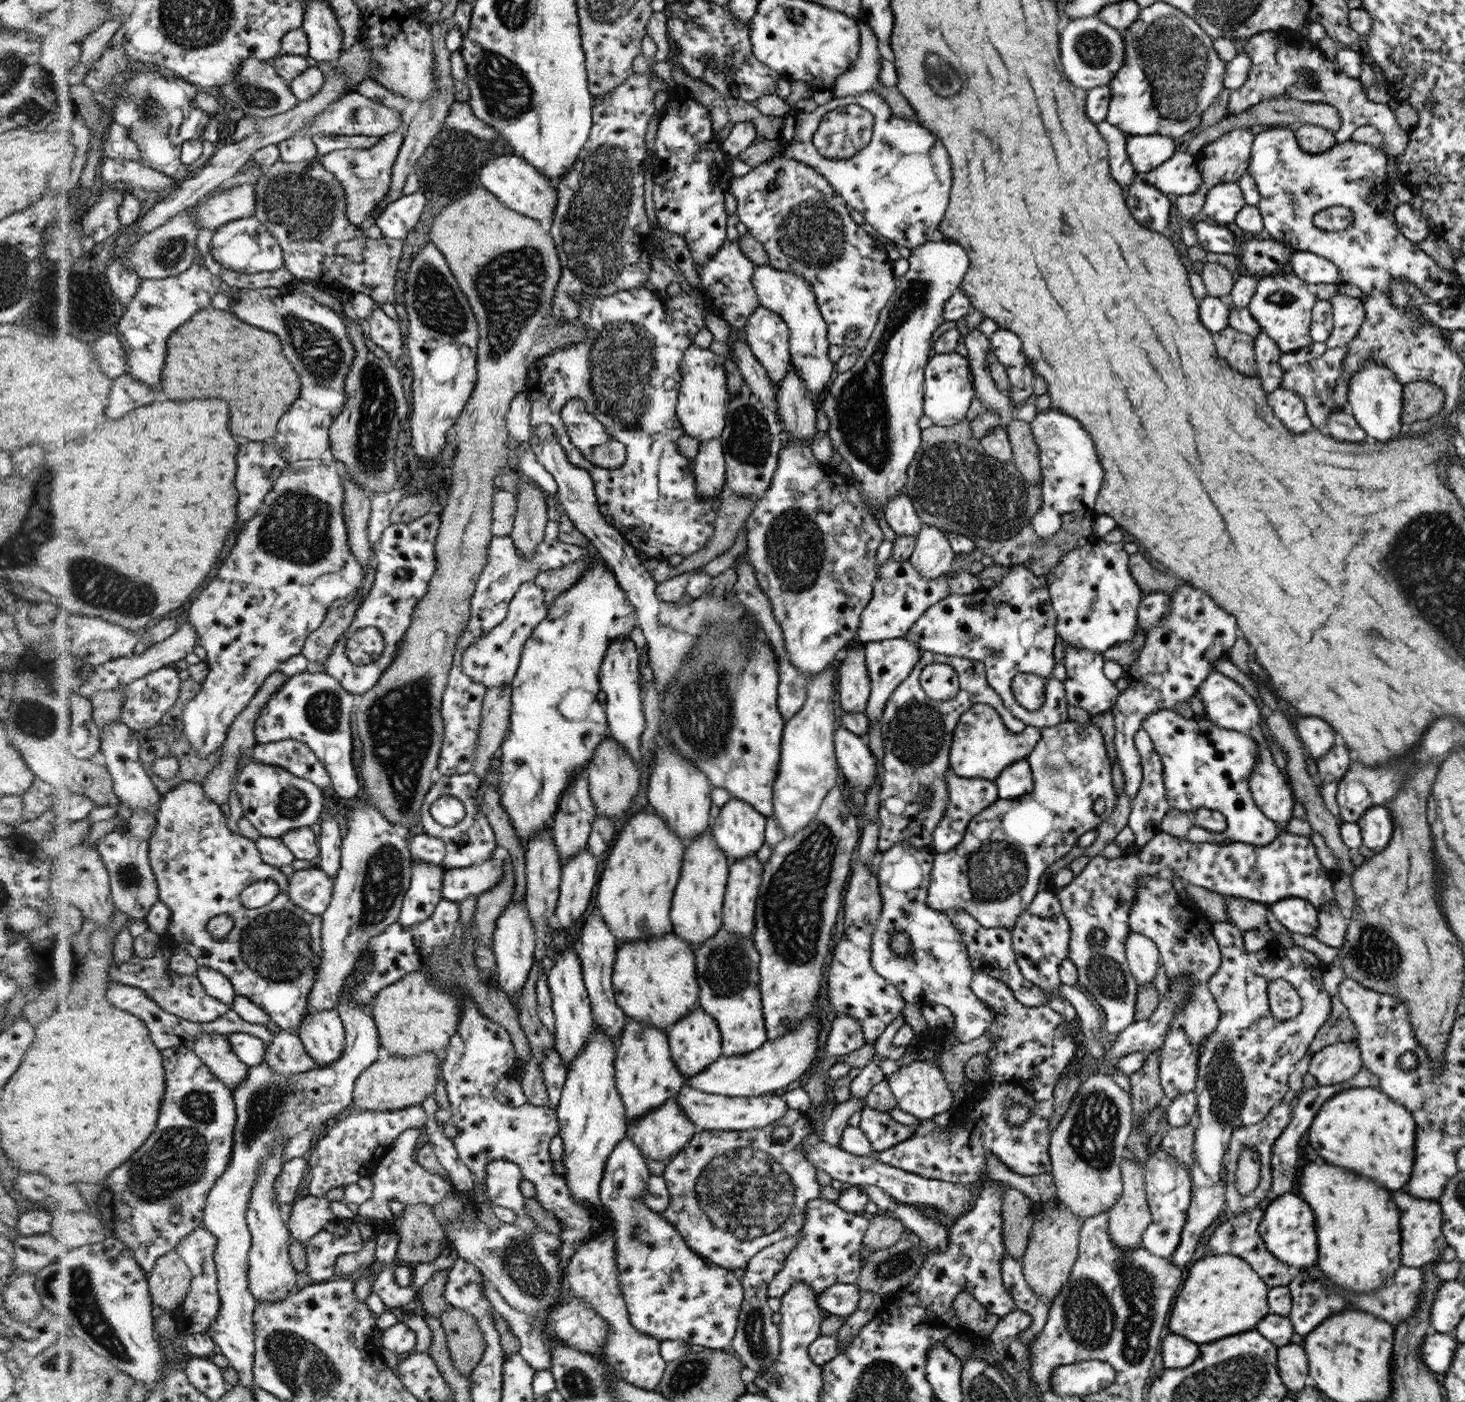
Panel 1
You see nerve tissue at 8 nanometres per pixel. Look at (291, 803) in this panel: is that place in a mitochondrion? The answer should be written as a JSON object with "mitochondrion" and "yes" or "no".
{"mitochondrion":"yes"}

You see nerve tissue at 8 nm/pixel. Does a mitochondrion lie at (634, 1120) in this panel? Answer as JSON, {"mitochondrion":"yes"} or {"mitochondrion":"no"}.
{"mitochondrion":"no"}

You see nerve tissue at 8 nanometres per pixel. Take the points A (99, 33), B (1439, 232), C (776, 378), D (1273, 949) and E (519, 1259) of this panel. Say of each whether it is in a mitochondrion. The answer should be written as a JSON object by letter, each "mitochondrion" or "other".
{"A":"other","B":"other","C":"other","D":"other","E":"mitochondrion"}

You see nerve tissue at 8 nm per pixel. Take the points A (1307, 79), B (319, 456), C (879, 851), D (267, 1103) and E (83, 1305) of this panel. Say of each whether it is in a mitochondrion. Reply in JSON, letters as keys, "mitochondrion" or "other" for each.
{"A":"mitochondrion","B":"other","C":"other","D":"mitochondrion","E":"mitochondrion"}

